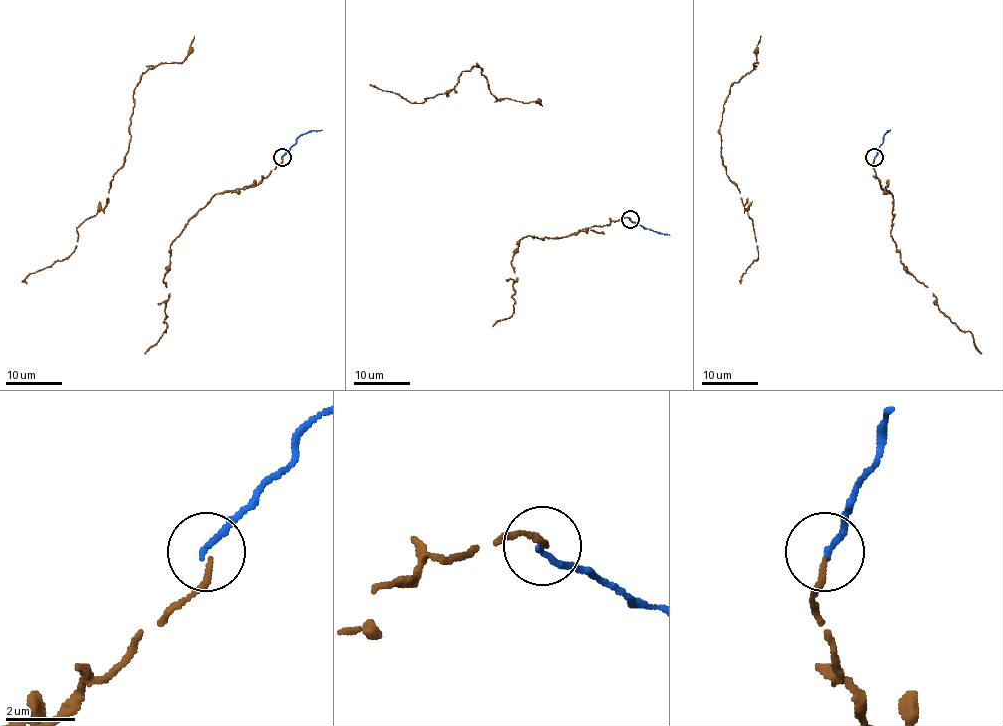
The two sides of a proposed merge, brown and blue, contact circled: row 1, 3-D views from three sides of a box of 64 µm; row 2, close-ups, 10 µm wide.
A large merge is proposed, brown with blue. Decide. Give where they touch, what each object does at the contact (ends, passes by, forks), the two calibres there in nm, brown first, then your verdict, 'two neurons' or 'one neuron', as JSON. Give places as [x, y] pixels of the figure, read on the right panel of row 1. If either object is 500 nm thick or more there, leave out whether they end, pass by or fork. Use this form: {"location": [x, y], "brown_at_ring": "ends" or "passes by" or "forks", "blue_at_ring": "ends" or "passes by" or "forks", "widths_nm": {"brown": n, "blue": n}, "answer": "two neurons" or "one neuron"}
{"location": [874, 157], "brown_at_ring": "ends", "blue_at_ring": "ends", "widths_nm": {"brown": 160, "blue": 170}, "answer": "one neuron"}

